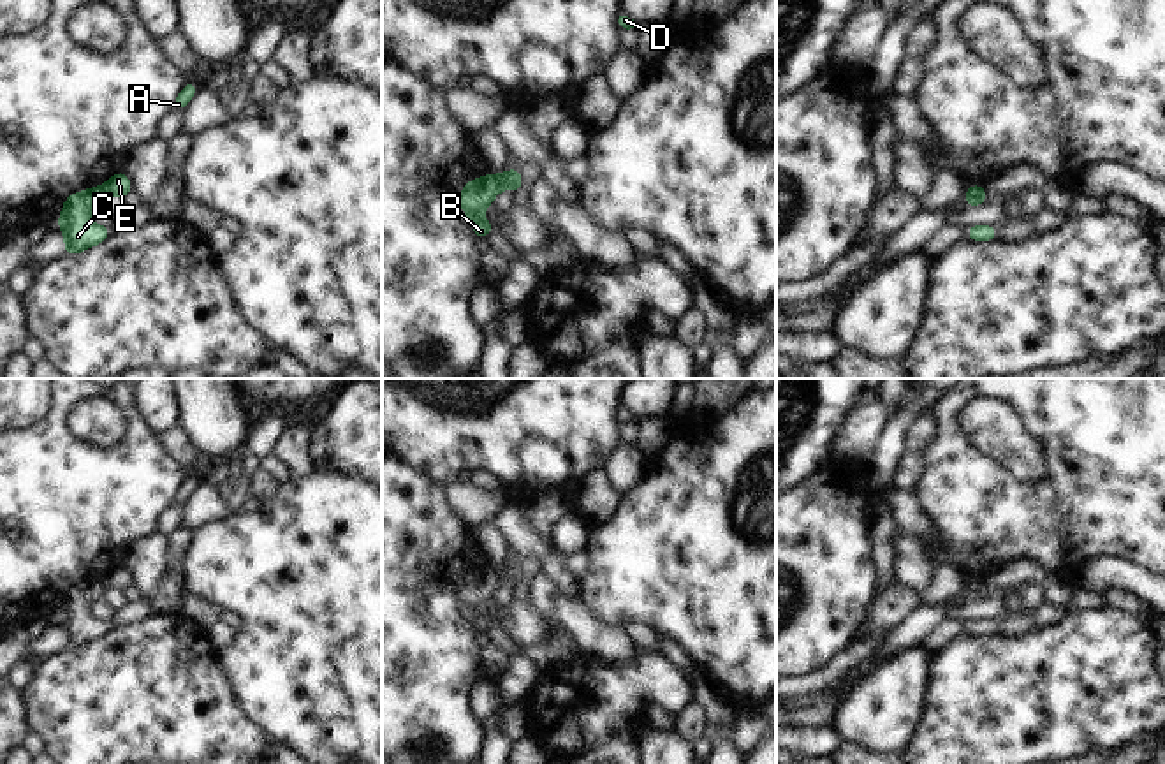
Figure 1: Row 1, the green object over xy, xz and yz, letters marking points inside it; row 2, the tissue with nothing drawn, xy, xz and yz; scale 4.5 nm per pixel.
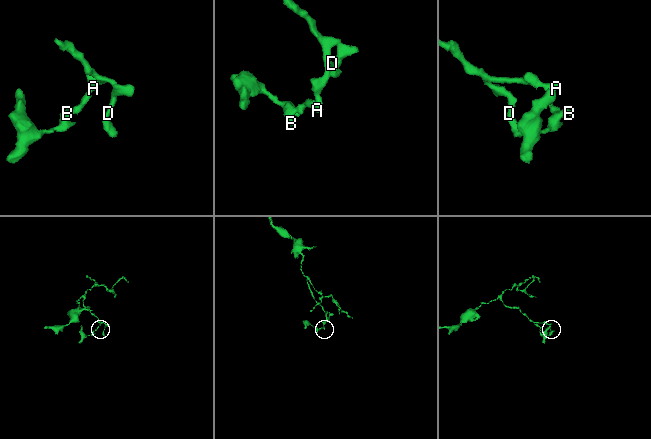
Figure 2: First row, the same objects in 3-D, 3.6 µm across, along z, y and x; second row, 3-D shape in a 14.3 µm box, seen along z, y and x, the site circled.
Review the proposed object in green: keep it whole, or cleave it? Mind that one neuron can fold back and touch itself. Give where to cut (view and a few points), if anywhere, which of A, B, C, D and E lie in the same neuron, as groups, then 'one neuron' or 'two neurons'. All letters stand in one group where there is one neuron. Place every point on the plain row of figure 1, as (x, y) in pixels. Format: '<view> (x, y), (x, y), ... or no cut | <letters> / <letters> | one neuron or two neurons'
xz (495, 571), (500, 581) | A D E / B C | two neurons

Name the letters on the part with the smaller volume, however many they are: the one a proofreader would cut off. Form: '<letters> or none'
B, C.

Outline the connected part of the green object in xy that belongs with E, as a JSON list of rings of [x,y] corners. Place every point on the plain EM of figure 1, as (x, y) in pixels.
[[[121,565],[113,569],[111,574],[100,581],[100,584],[106,591],[109,590],[125,591],[127,588],[132,588],[132,579],[128,576],[127,567]]]

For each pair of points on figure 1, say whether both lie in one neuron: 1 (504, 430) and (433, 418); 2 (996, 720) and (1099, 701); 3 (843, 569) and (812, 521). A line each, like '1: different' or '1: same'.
1: same
2: same
3: same

